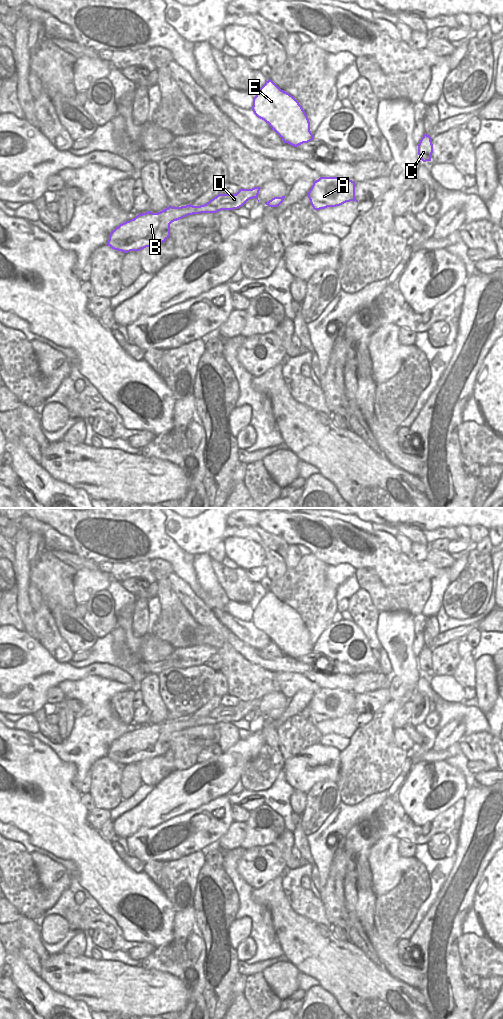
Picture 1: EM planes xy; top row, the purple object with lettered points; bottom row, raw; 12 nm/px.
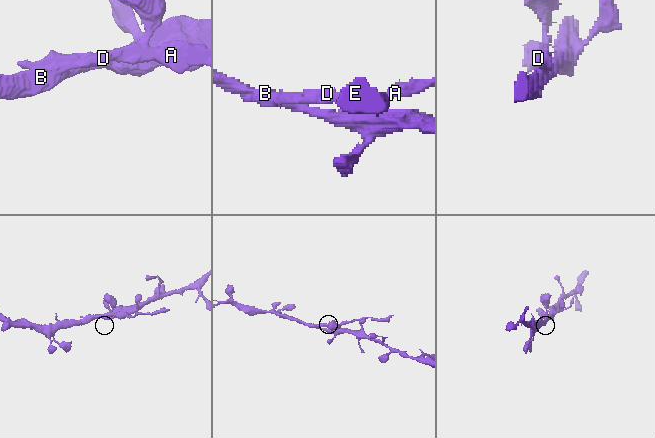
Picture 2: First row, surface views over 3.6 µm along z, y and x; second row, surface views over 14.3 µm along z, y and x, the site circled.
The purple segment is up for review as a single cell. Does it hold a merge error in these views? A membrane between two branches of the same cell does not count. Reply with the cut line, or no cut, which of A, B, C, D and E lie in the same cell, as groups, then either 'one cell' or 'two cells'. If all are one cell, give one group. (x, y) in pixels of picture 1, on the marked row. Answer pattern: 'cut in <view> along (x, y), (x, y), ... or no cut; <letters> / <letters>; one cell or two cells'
cut in xy along (199, 206), (193, 213); A D E / B C; two cells

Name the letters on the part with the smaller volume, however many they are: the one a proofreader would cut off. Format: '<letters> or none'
A, D, E

